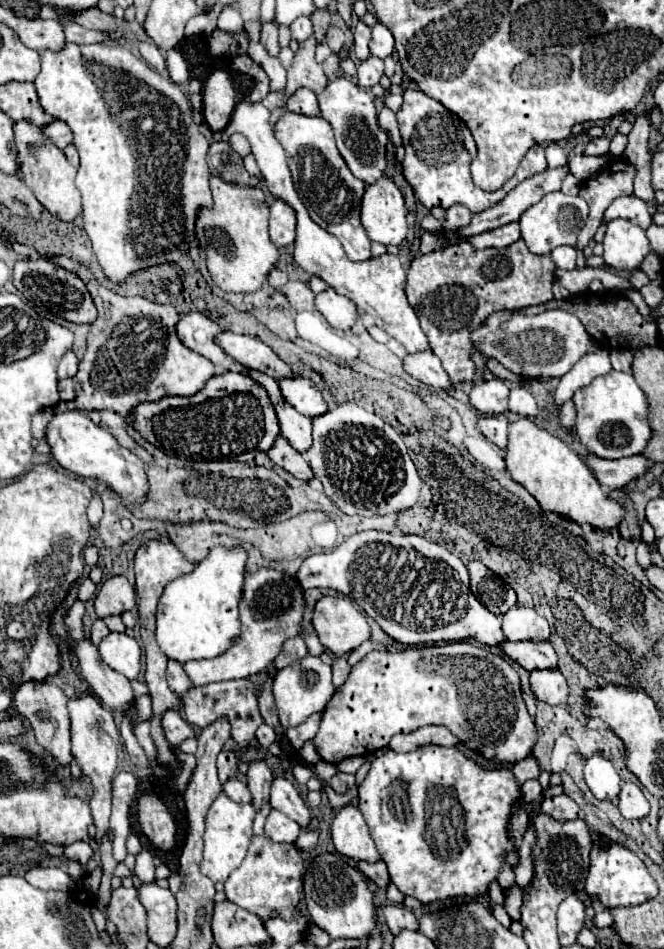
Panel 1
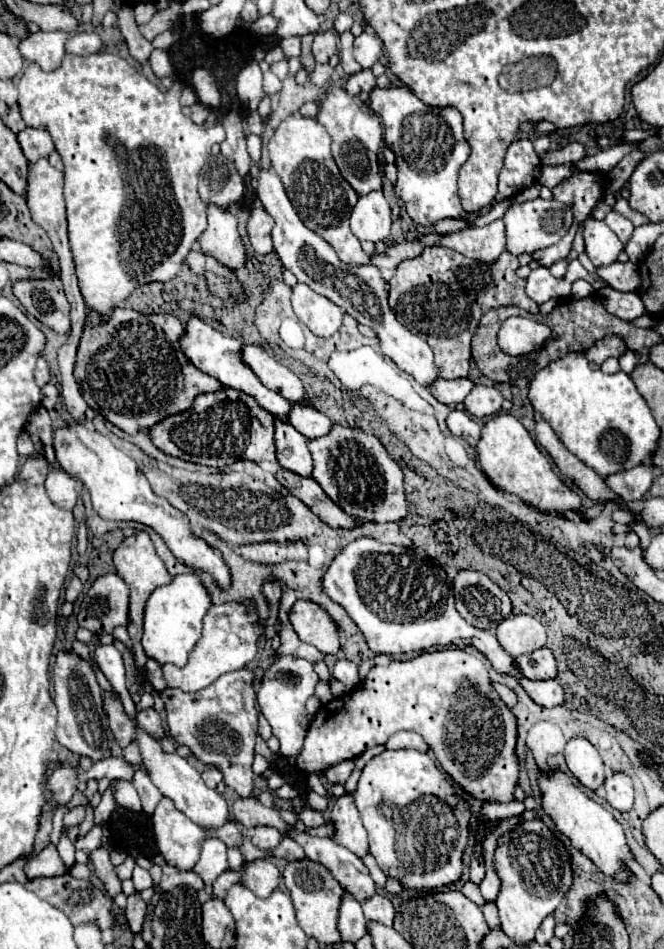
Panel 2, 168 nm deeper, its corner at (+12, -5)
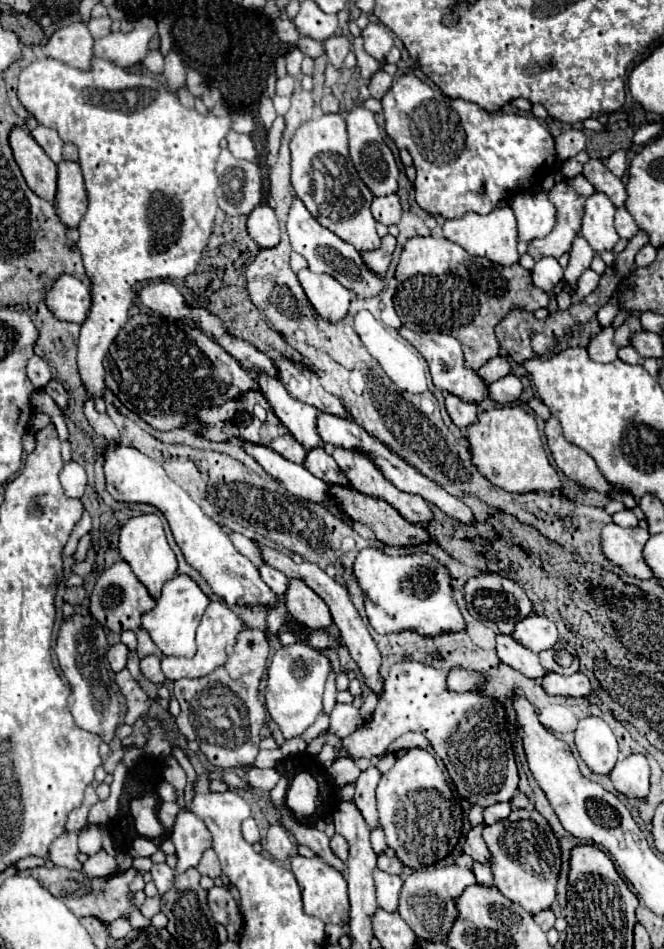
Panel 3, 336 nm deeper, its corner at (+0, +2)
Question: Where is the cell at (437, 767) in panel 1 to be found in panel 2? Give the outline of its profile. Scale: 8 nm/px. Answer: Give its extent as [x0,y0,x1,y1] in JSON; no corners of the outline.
[353,749,471,891]

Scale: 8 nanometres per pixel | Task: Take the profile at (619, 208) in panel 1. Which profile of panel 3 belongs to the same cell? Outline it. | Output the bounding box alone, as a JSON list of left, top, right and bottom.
[615,208,639,238]

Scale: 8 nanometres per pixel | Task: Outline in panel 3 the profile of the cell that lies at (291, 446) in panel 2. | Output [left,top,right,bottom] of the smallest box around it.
[303,448,349,486]

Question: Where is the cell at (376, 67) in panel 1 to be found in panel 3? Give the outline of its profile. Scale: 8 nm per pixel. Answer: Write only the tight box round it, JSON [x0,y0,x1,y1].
[369,70,393,100]

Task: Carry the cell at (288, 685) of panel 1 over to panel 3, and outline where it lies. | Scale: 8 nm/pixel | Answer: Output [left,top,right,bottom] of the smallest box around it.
[265,642,331,740]

